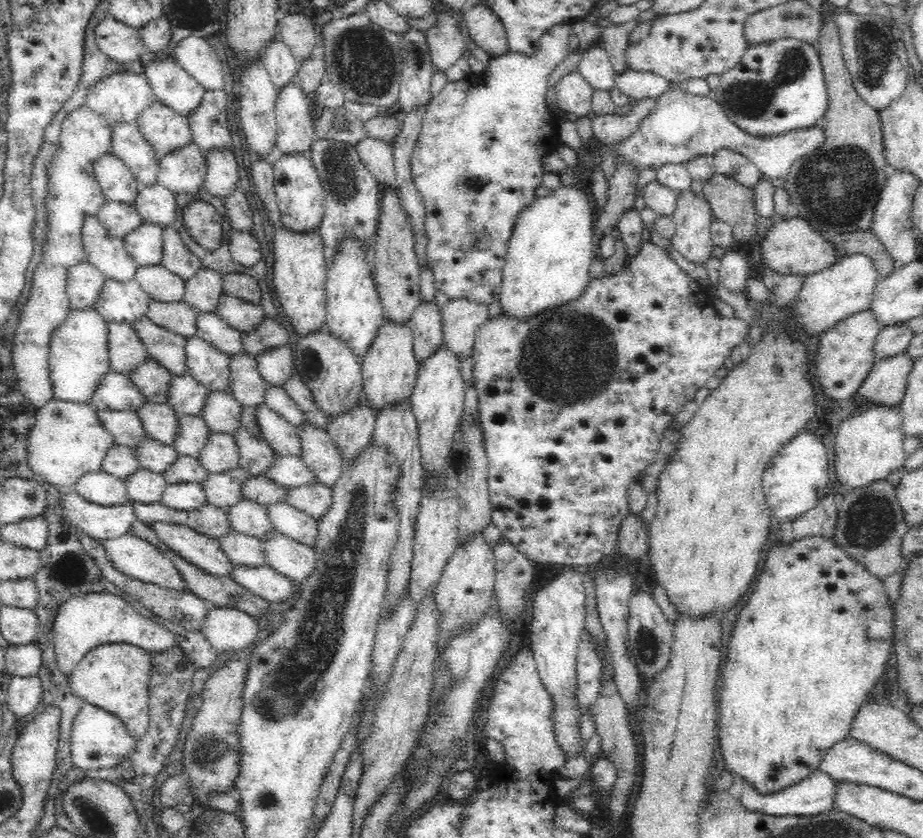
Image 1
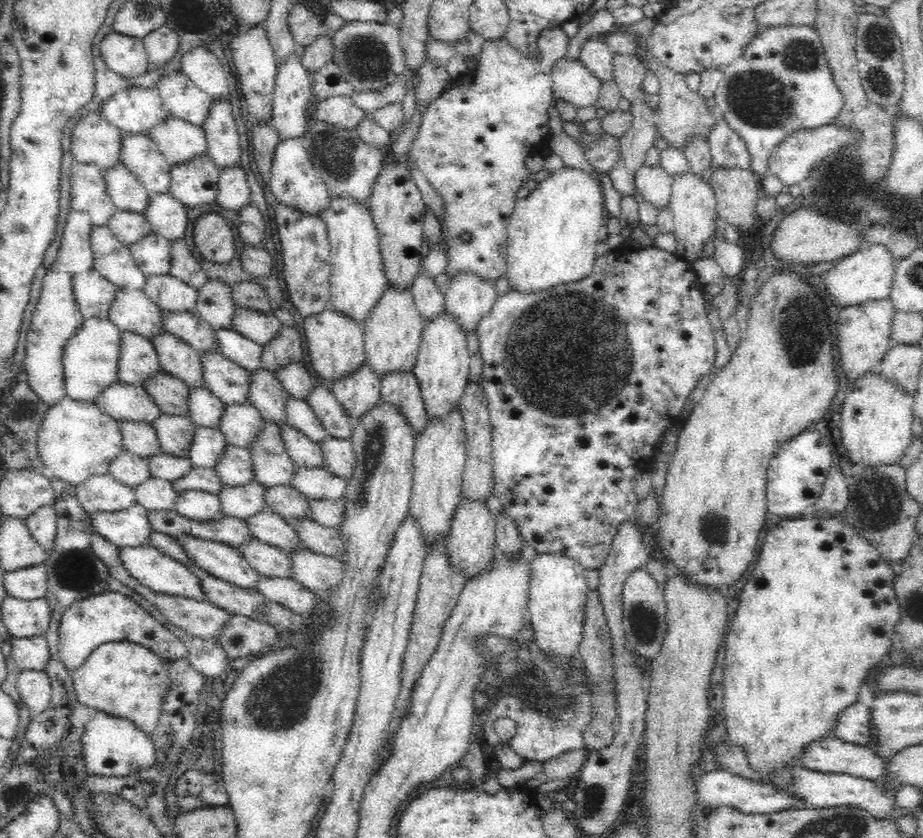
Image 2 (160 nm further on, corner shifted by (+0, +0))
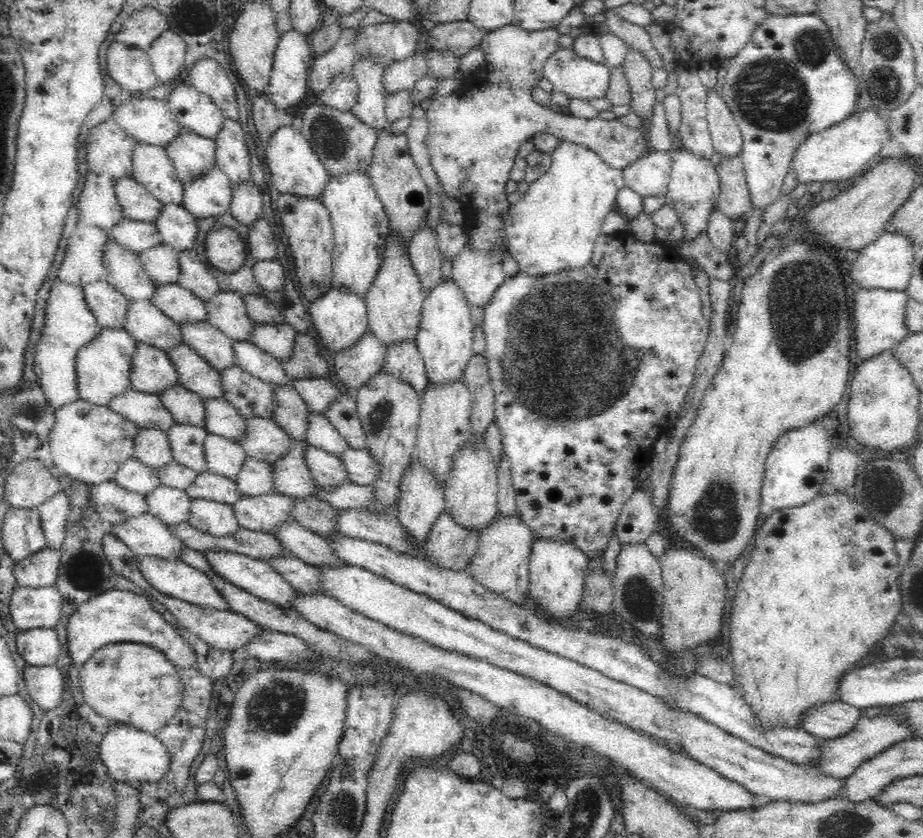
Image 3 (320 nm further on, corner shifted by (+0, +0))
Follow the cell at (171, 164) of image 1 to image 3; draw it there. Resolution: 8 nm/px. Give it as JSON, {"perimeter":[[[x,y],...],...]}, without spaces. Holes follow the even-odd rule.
{"perimeter":[[[216,165],[198,178],[183,182],[181,205],[196,218],[228,213],[232,184]]]}

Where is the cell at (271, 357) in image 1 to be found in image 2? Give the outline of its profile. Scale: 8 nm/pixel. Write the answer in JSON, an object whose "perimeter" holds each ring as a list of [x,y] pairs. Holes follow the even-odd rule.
{"perimeter":[[[292,361],[278,365],[273,370],[276,381],[280,381],[287,395],[303,399],[304,395],[314,388],[308,369],[300,361]]]}

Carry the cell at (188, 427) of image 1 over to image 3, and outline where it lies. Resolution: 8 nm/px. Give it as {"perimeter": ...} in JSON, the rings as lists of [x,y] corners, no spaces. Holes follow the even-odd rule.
{"perimeter":[[[208,433],[203,442],[204,464],[208,471],[233,480],[245,457],[245,452],[233,440]]]}

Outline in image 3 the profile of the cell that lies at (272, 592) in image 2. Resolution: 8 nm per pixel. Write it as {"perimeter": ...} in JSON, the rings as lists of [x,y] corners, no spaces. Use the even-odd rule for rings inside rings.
{"perimeter":[[[296,591],[289,607],[301,615],[302,619],[308,620],[318,628],[365,647],[370,653],[397,664],[398,667],[403,666],[416,670],[420,674],[444,678],[454,686],[483,696],[500,710],[506,710],[508,714],[516,714],[518,719],[532,719],[556,736],[568,742],[574,742],[576,746],[590,748],[594,754],[600,754],[616,768],[624,768],[632,772],[636,780],[644,781],[648,787],[652,787],[662,796],[673,799],[680,807],[692,806],[698,810],[709,811],[738,811],[751,810],[752,806],[760,806],[762,802],[766,802],[762,798],[756,798],[738,781],[718,774],[714,769],[689,755],[673,752],[666,744],[660,745],[658,741],[646,734],[595,714],[588,709],[587,705],[550,688],[547,684],[492,666],[484,660],[470,659],[468,656],[450,653],[419,642],[412,636],[400,634],[387,628],[386,625],[350,611],[350,608],[344,604],[324,594],[305,594]]]}

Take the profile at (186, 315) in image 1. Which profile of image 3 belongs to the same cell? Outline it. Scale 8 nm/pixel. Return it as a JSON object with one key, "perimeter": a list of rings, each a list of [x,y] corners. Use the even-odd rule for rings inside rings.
{"perimeter":[[[178,321],[181,341],[190,345],[208,364],[222,370],[233,362],[231,338],[206,321]]]}

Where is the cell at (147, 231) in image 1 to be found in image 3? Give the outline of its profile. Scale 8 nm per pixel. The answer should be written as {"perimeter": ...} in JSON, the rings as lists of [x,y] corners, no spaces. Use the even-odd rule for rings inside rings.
{"perimeter":[[[162,243],[142,249],[137,255],[146,274],[155,284],[170,284],[177,282],[178,253],[175,248]]]}

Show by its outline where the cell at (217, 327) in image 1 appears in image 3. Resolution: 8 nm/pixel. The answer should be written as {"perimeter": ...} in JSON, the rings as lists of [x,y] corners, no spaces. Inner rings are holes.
{"perimeter":[[[248,339],[231,340],[233,362],[242,370],[268,384],[292,384],[279,365],[279,360],[264,352]]]}

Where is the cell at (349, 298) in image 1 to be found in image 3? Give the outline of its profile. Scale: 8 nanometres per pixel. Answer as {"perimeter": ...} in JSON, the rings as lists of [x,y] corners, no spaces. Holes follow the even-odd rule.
{"perimeter":[[[353,173],[340,179],[330,179],[321,203],[328,211],[334,236],[333,288],[364,298],[372,288],[382,260],[385,260],[390,223],[376,198],[374,187],[364,173]]]}

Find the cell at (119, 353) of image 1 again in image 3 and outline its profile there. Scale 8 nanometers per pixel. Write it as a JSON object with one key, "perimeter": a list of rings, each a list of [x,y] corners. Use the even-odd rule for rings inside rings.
{"perimeter":[[[135,341],[130,361],[130,386],[142,392],[156,393],[178,382],[174,366],[164,349]]]}

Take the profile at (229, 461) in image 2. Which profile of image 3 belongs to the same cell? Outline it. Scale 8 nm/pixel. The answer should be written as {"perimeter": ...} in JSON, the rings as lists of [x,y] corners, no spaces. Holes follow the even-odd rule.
{"perimeter":[[[252,456],[243,458],[233,481],[238,492],[248,496],[258,496],[273,491],[269,464]]]}

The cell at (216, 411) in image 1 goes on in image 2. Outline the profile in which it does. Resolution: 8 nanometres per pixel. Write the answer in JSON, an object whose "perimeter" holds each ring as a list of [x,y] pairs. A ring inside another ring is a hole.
{"perimeter":[[[223,403],[218,417],[218,430],[224,435],[227,444],[248,448],[255,439],[261,425],[260,415],[250,403]]]}

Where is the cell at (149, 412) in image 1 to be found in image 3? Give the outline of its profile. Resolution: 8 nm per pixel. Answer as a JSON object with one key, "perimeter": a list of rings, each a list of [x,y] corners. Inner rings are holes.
{"perimeter":[[[174,423],[165,433],[174,461],[194,469],[197,473],[207,470],[204,464],[203,442],[209,432],[204,427]]]}

